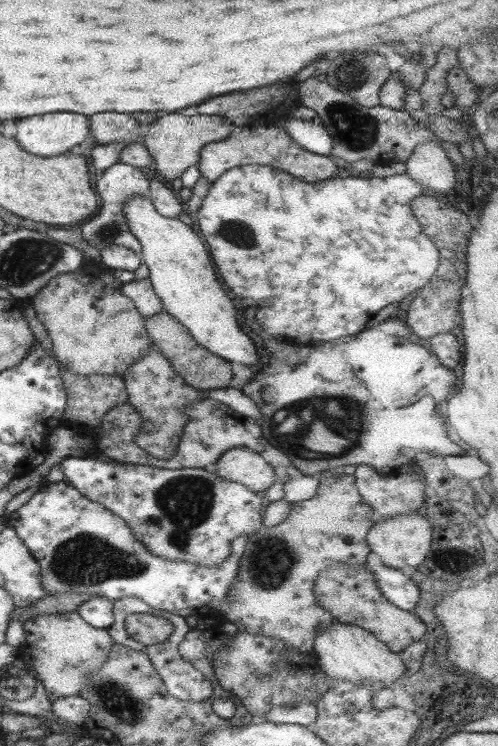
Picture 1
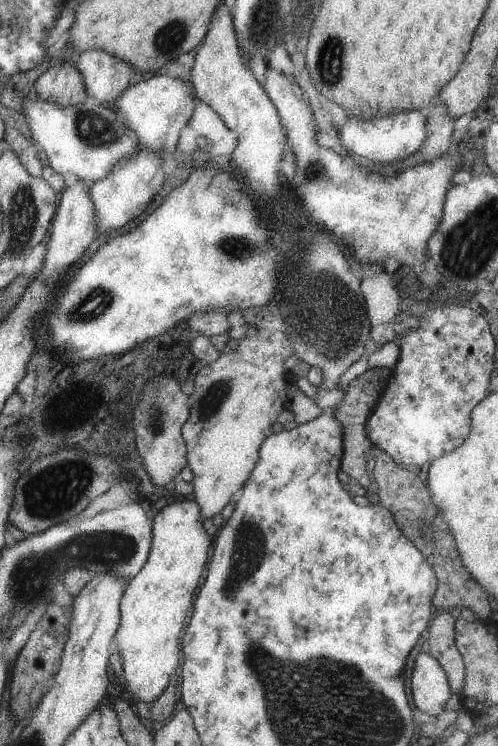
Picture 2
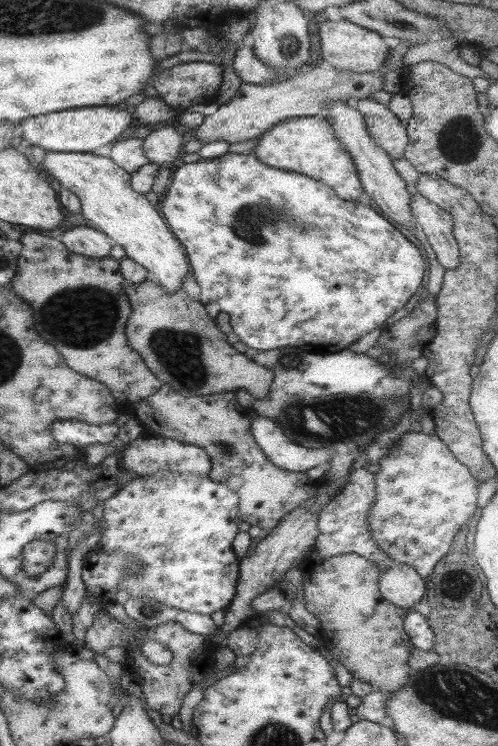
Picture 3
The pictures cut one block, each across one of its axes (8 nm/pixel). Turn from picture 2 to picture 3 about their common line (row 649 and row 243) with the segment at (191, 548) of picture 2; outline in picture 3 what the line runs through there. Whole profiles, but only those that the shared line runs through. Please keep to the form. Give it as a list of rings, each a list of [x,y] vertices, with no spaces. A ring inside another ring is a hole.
[[[45,152],[41,166],[67,190],[79,199],[81,214],[93,222],[96,230],[108,236],[110,242],[119,245],[126,254],[126,258],[139,264],[146,271],[146,279],[161,286],[168,294],[177,293],[181,288],[183,276],[189,270],[189,264],[184,247],[174,238],[166,225],[164,218],[145,199],[143,194],[137,194],[130,186],[130,174],[119,168],[110,158],[92,153],[63,153]]]

